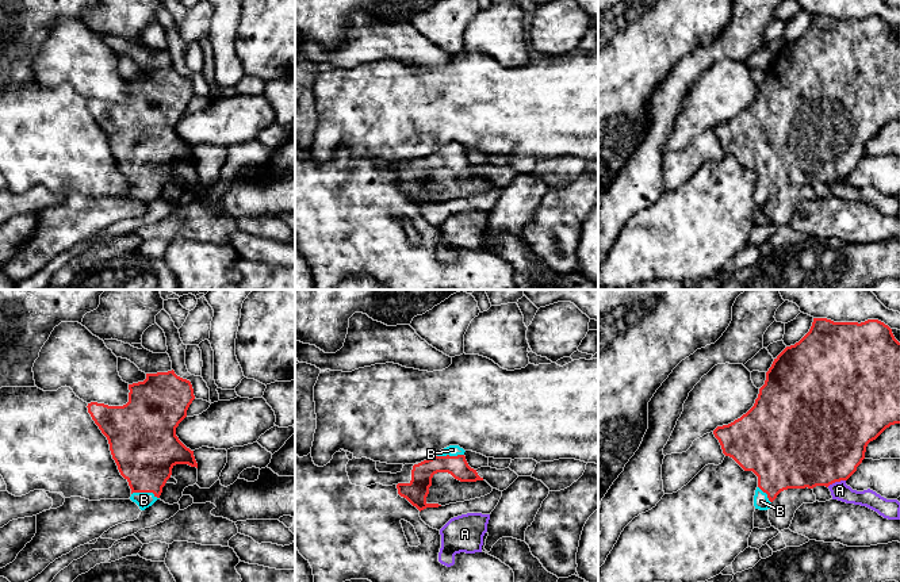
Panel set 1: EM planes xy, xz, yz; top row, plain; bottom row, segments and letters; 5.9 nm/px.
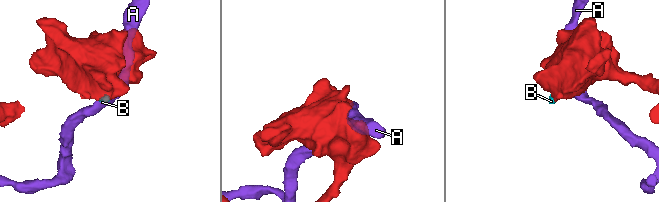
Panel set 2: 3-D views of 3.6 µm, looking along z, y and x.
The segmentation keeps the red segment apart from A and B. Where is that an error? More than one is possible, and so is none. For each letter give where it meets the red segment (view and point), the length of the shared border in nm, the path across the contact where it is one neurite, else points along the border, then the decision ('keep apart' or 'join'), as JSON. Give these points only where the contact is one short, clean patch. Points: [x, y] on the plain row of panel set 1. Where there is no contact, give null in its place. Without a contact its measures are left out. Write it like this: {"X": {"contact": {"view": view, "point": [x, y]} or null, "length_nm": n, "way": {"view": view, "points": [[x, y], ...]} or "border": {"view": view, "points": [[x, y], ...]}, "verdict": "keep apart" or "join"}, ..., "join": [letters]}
{"A": {"contact": {"view": "yz", "point": [835, 177]}, "length_nm": 120, "verdict": "keep apart"}, "B": {"contact": {"view": "xy", "point": [145, 188]}, "length_nm": 170, "way": {"view": "xy", "points": [[145, 146], [145, 188], [144, 196]]}, "verdict": "join"}, "join": ["B"]}

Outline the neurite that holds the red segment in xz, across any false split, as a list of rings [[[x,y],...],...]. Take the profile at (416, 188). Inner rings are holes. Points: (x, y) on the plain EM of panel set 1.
[[[449,142],[441,146],[437,153],[414,161],[411,166],[411,177],[409,180],[397,181],[398,191],[421,208],[426,204],[441,203],[438,200],[426,199],[434,171],[448,169],[460,179],[483,177],[476,166],[468,162],[464,149],[466,148],[459,142]]]

